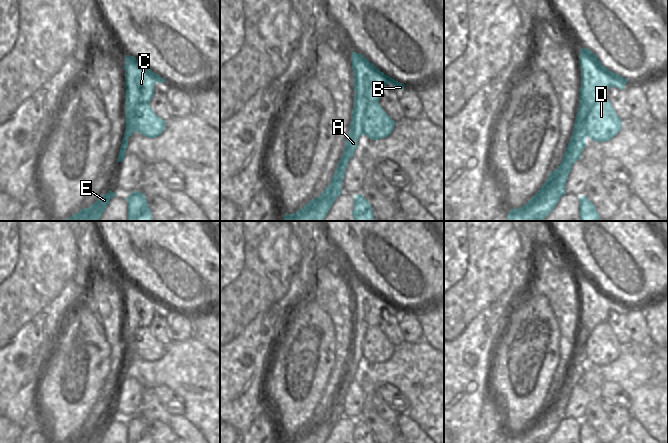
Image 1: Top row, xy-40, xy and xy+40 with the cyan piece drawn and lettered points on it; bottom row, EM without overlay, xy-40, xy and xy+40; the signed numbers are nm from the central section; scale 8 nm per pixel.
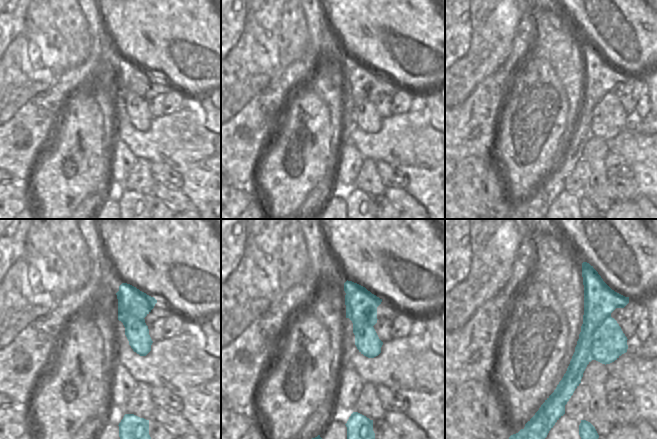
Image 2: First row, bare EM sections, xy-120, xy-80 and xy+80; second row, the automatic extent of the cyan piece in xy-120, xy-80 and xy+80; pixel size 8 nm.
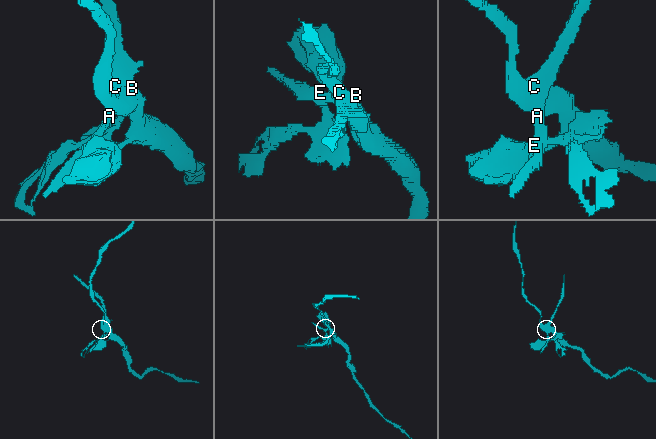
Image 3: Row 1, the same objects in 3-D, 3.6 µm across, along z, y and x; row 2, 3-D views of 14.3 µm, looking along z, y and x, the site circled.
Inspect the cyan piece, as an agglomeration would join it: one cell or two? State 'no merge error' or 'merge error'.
merge error

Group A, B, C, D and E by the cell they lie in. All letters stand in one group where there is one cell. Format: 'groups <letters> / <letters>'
groups A B C E / D

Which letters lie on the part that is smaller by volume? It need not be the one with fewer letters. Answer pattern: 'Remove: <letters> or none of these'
Remove: A, B, C, E

